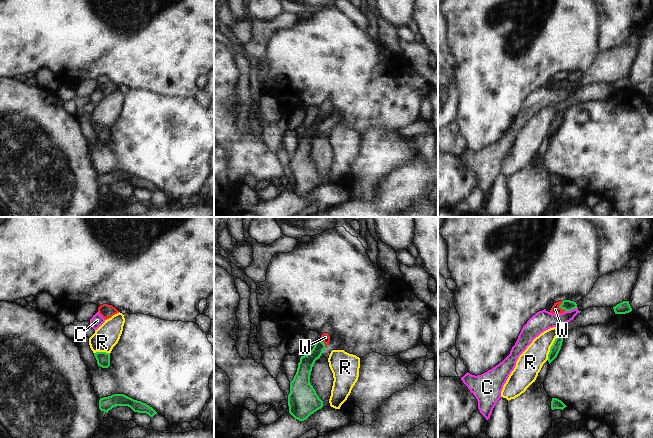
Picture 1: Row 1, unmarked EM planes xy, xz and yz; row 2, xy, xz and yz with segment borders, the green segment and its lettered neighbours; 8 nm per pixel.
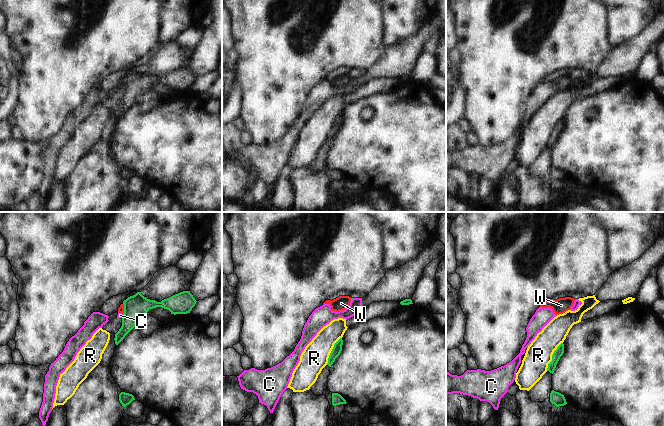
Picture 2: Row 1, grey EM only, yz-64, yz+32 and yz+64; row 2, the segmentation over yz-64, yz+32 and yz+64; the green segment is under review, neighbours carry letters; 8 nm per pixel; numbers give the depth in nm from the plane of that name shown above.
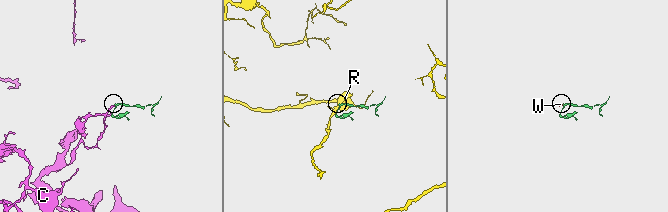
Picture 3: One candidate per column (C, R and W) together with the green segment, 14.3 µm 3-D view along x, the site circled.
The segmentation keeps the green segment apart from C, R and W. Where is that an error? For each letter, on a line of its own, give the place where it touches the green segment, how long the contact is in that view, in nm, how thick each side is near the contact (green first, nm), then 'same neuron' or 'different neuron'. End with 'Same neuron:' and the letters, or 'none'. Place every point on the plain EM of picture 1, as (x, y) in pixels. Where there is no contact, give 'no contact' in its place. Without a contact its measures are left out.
C: yz (571, 85) | 110 nm | 90/160 nm | different neuron
R: yz (551, 123) | 220 nm | 80/200 nm | different neuron
W: yz (560, 83) | 90 nm | 90/70 nm | same neuron
Same neuron: W

